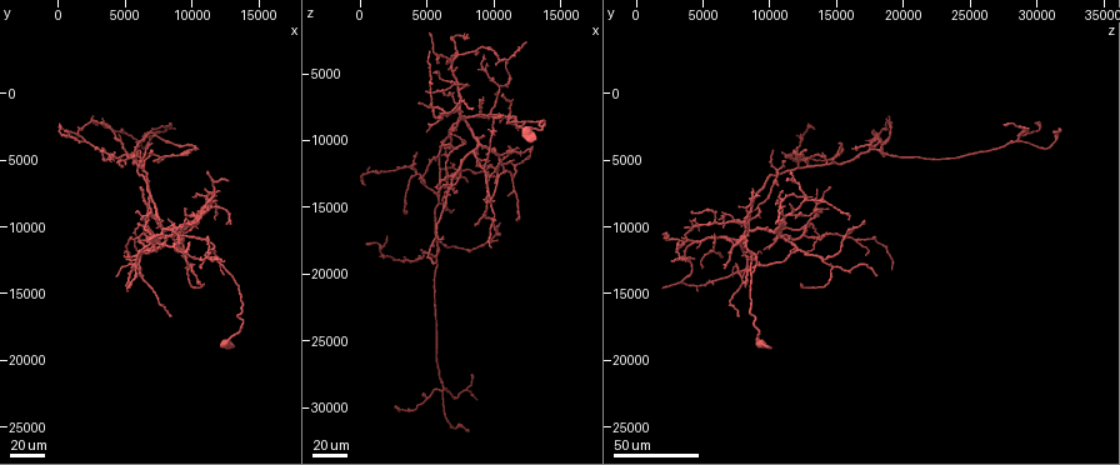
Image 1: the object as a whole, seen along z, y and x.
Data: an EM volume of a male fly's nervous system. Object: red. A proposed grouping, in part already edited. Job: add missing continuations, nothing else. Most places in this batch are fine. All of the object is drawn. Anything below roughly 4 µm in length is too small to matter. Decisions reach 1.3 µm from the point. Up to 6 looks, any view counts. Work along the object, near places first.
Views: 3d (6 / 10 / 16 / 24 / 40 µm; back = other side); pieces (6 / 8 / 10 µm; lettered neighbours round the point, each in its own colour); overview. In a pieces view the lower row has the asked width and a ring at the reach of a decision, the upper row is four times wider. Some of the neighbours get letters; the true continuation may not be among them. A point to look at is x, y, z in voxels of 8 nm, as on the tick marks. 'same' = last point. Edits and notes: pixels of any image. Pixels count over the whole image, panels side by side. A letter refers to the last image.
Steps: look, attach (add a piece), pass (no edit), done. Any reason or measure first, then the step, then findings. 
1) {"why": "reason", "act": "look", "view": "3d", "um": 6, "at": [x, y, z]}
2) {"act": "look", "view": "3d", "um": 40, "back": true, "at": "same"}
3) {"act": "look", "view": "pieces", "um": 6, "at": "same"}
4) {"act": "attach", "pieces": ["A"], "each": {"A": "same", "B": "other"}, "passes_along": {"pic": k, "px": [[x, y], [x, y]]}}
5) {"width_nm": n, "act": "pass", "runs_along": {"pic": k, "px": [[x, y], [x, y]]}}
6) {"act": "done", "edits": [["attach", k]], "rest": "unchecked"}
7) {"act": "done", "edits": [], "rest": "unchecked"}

{"why": "end of a long branch", "act": "look", "view": "3d", "um": 40, "at": [400, 2400, 13400]}

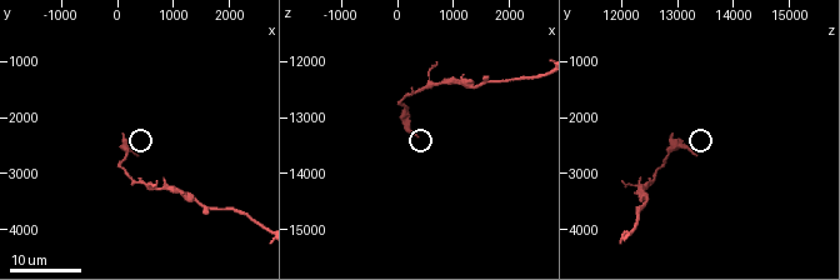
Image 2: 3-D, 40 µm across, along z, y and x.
{"act": "look", "view": "pieces", "um": 8, "at": [300, 2650, 13350]}

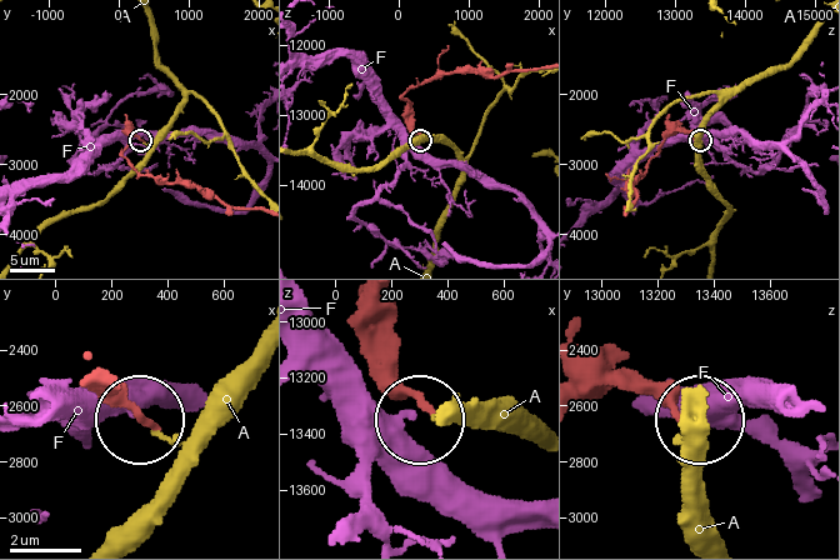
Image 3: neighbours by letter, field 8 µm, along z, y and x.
{"act": "pass", "each": {"A": "other", "F": "other"}, "runs_along": {"pic": 3, "px": [[376, 305], [388, 368], [420, 410]]}, "found": "no lettered piece goes on from it"}

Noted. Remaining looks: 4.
{"why": "end of a long branch", "act": "look", "view": "3d", "um": 24, "at": [3200, 4200, 15600]}

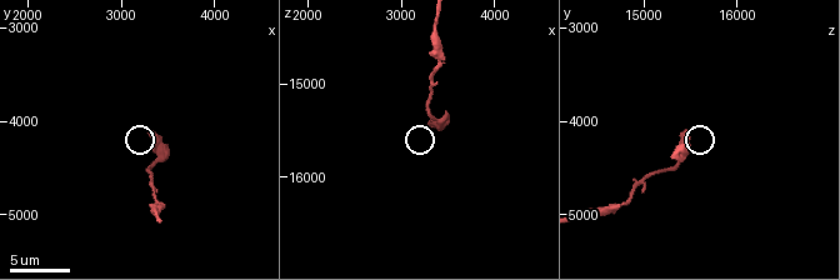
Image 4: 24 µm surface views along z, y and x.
{"act": "look", "view": "pieces", "um": 10, "at": [3350, 4150, 15450]}

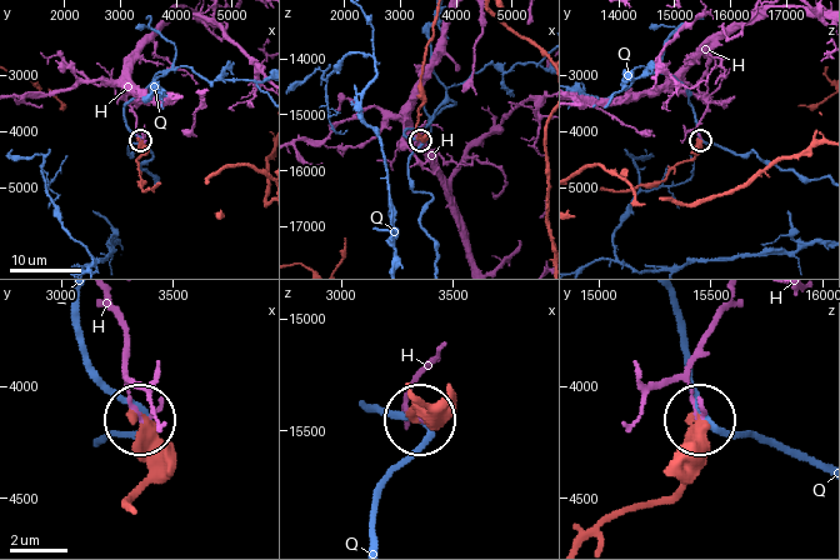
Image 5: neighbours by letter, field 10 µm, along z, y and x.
{"width_nm": 280, "act": "pass", "each": {"H": "other", "Q": "other"}, "runs_along": {"pic": 5, "px": [[608, 190], [658, 185], [675, 166], [694, 158], [698, 140]]}, "found": "no lettered piece goes on from it"}

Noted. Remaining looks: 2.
{"why": "long arm stops here", "act": "look", "view": "3d", "um": 24, "at": [8400, 16800, 7400]}

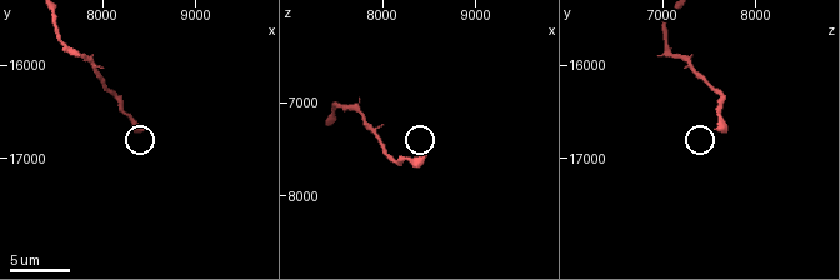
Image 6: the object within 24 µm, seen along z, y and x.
{"why": "what lies round it", "act": "look", "view": "pieces", "um": 10, "at": [8450, 16650, 7600]}

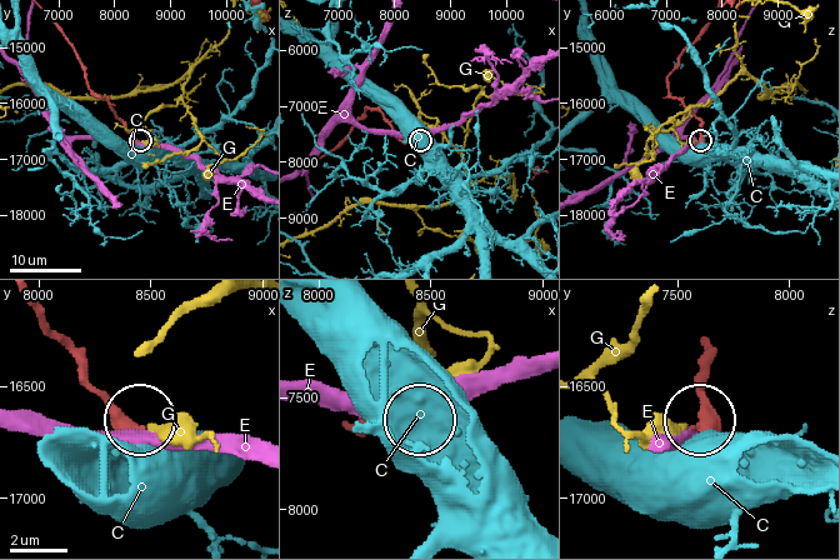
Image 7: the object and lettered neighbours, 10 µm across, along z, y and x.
{"width_nm": 370, "act": "pass", "each": {"C": "other", "E": "other", "G": "other"}, "found": "none of them fits"}

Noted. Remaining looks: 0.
{"act": "done", "edits": [], "rest": "unchecked"}

